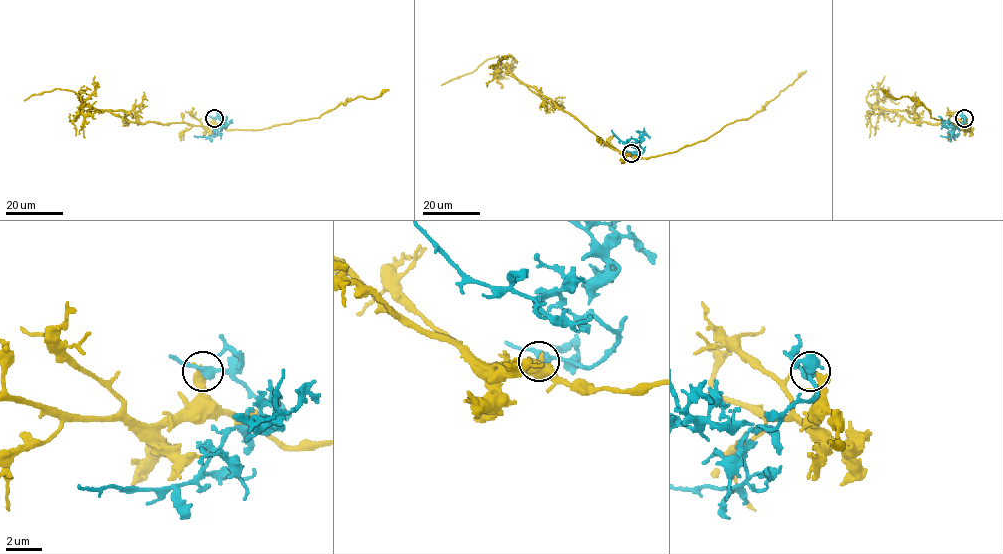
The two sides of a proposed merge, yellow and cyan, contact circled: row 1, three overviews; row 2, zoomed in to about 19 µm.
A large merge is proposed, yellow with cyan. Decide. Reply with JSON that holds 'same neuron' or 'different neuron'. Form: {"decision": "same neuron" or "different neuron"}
{"decision": "different neuron"}

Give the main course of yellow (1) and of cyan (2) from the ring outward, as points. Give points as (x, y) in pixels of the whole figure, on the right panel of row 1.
1: (964, 118), (964, 126), (908, 122), (894, 111), (871, 107), (866, 97), (870, 90), (881, 89), (895, 100)
2: (964, 118), (965, 121), (953, 129), (952, 136), (940, 136)

